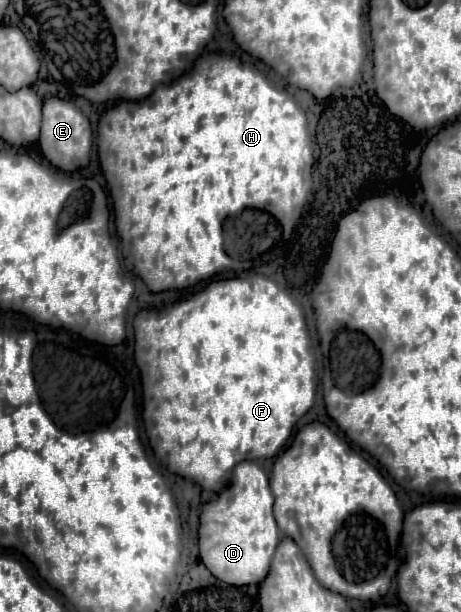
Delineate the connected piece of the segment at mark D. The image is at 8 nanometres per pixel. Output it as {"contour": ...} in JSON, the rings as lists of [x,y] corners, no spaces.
{"contour":[[[244,460],[232,470],[230,486],[200,506],[198,552],[206,568],[222,582],[232,586],[258,584],[266,578],[274,550],[280,542],[272,514],[274,496],[266,472],[252,460]]]}

